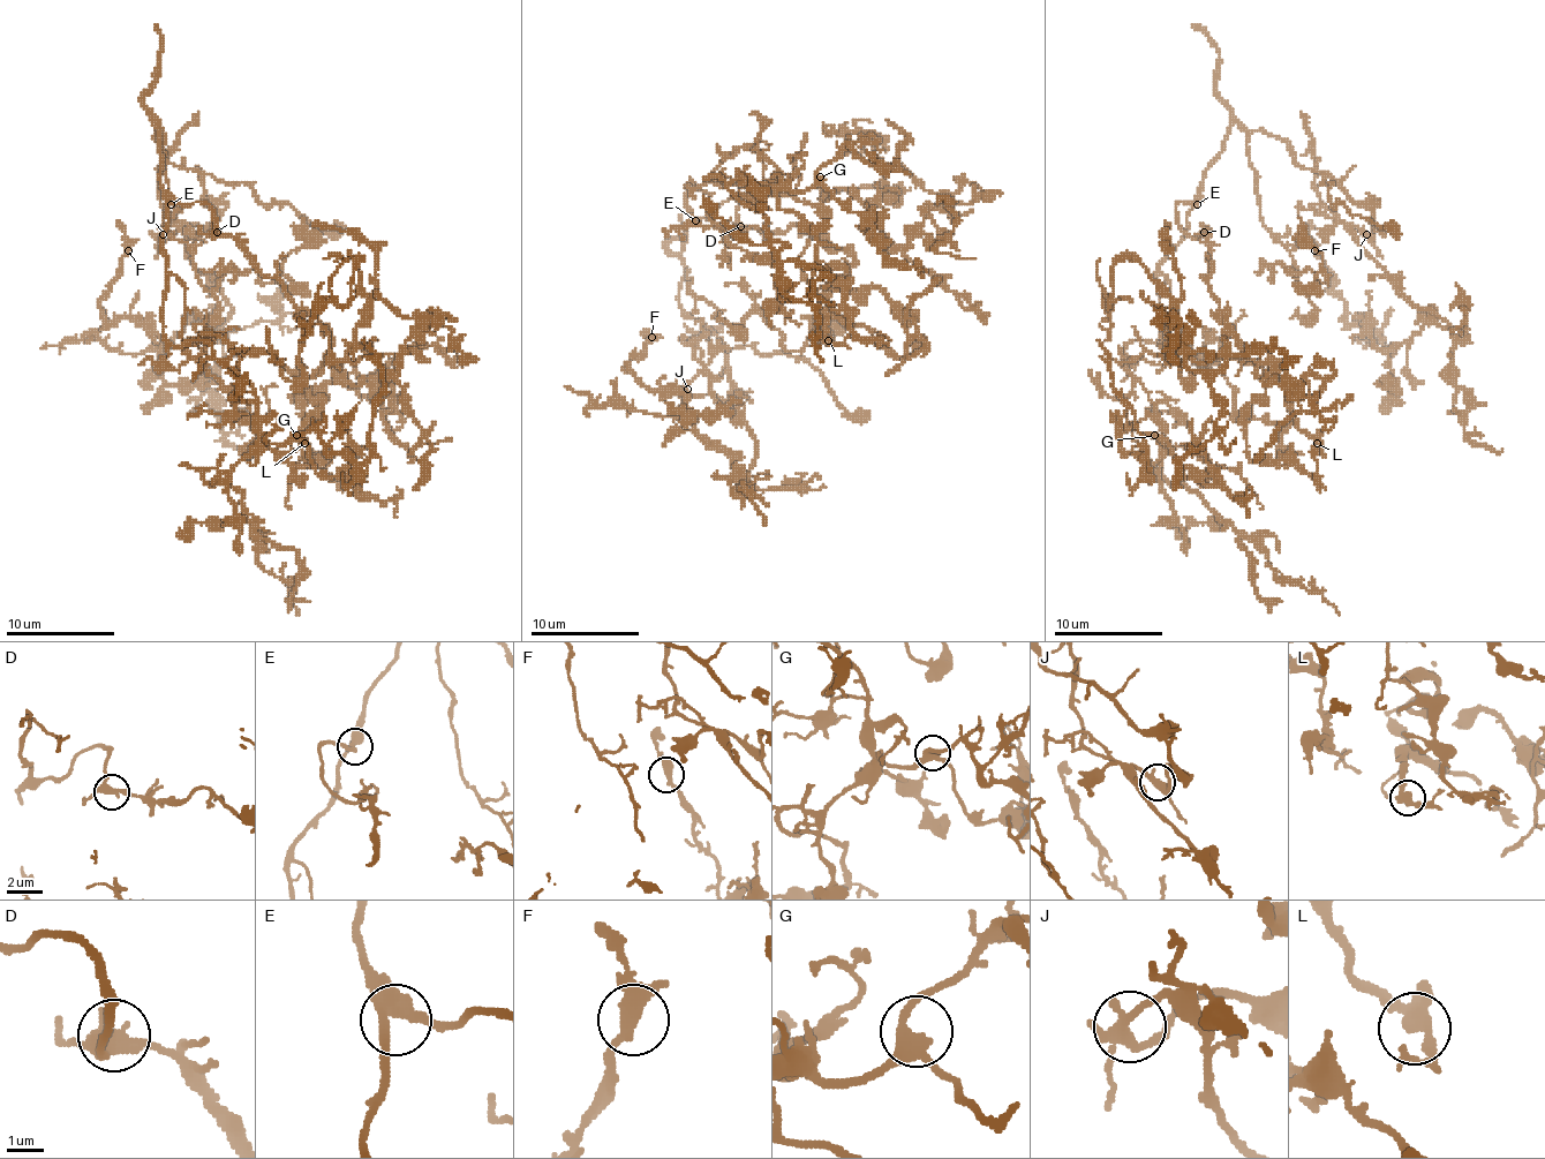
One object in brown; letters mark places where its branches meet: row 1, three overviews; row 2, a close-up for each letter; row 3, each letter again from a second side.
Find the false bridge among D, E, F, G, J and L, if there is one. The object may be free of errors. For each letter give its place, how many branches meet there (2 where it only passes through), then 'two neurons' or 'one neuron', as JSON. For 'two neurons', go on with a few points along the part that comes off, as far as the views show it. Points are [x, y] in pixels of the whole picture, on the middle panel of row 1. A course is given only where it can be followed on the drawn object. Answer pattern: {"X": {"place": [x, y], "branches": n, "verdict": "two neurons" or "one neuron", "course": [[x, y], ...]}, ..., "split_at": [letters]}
{"D": {"place": [740, 226], "branches": 3, "verdict": "one neuron"}, "E": {"place": [695, 220], "branches": 3, "verdict": "one neuron"}, "F": {"place": [652, 337], "branches": 3, "verdict": "one neuron"}, "G": {"place": [820, 177], "branches": 3, "verdict": "one neuron"}, "J": {"place": [687, 389], "branches": 3, "verdict": "one neuron"}, "L": {"place": [828, 340], "branches": 3, "verdict": "one neuron"}, "split_at": []}

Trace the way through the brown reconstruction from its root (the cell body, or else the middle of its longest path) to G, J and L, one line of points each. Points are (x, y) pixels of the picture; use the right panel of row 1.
G: (1227, 138), (1184, 239), (1159, 266), (1165, 343), (1124, 348), (1168, 443), (1154, 435)
J: (1227, 138), (1236, 122), (1279, 136), (1301, 166), (1328, 174), (1371, 212), (1377, 226), (1369, 239), (1366, 234)
L: (1227, 138), (1178, 226), (1206, 236), (1236, 343), (1317, 443)

